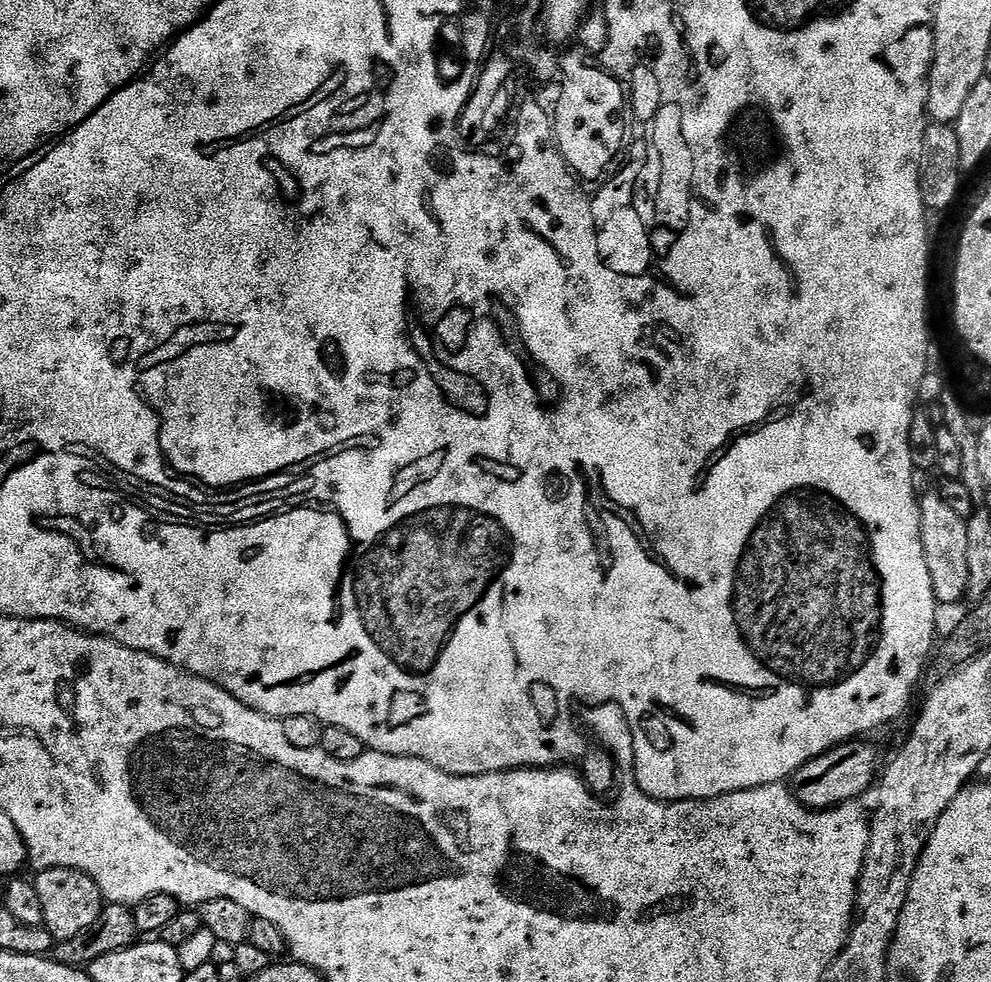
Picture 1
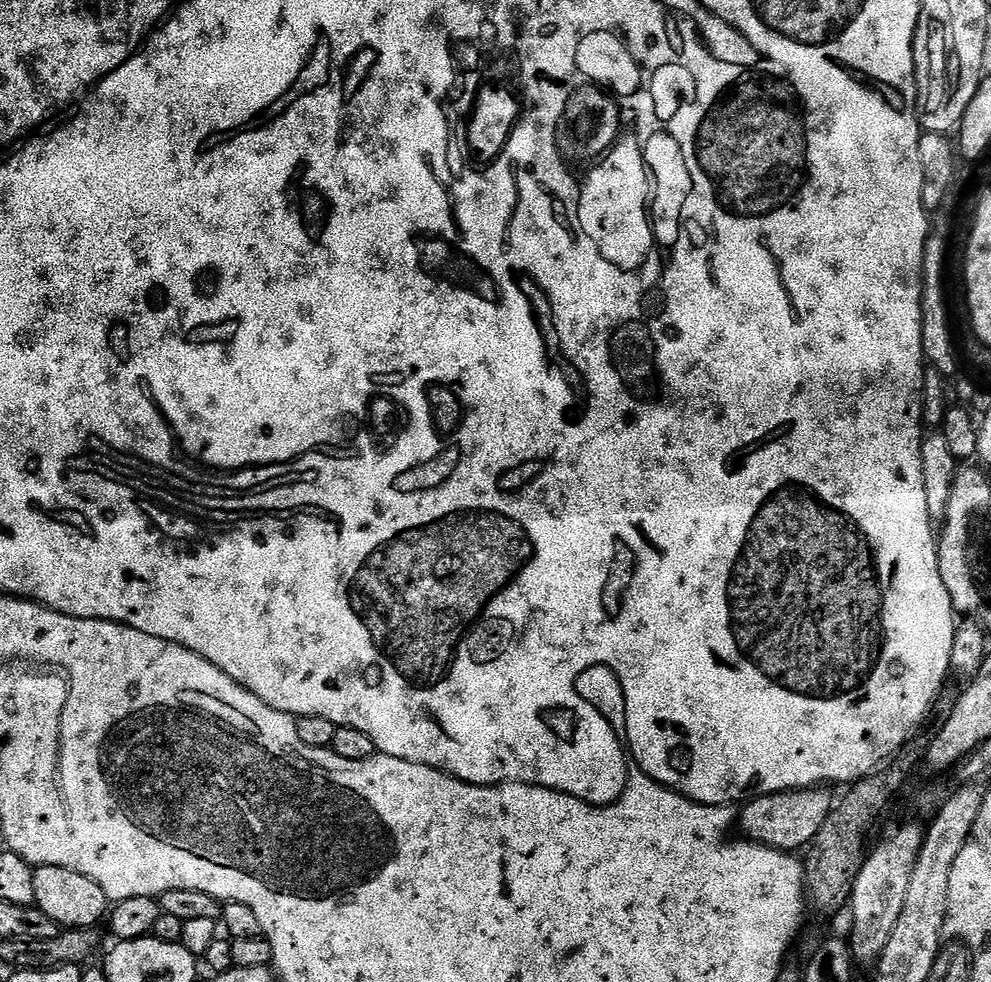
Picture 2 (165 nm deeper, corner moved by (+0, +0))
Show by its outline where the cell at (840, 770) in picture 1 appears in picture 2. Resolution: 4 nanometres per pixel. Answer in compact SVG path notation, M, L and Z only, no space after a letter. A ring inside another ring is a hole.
M806 788L794 792L775 792L773 796L758 796L755 800L747 801L738 816L738 828L753 844L765 844L785 854L807 849L812 839L822 830L822 822L826 822L834 804L824 790Z

